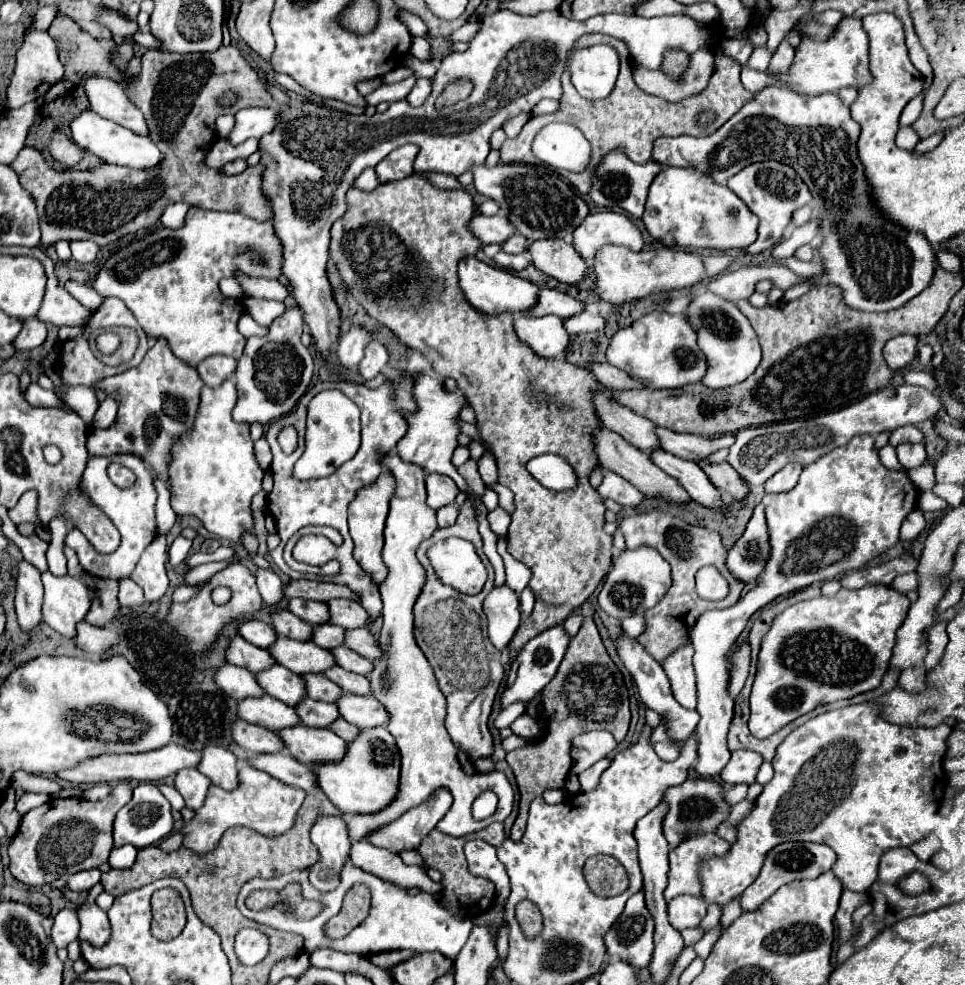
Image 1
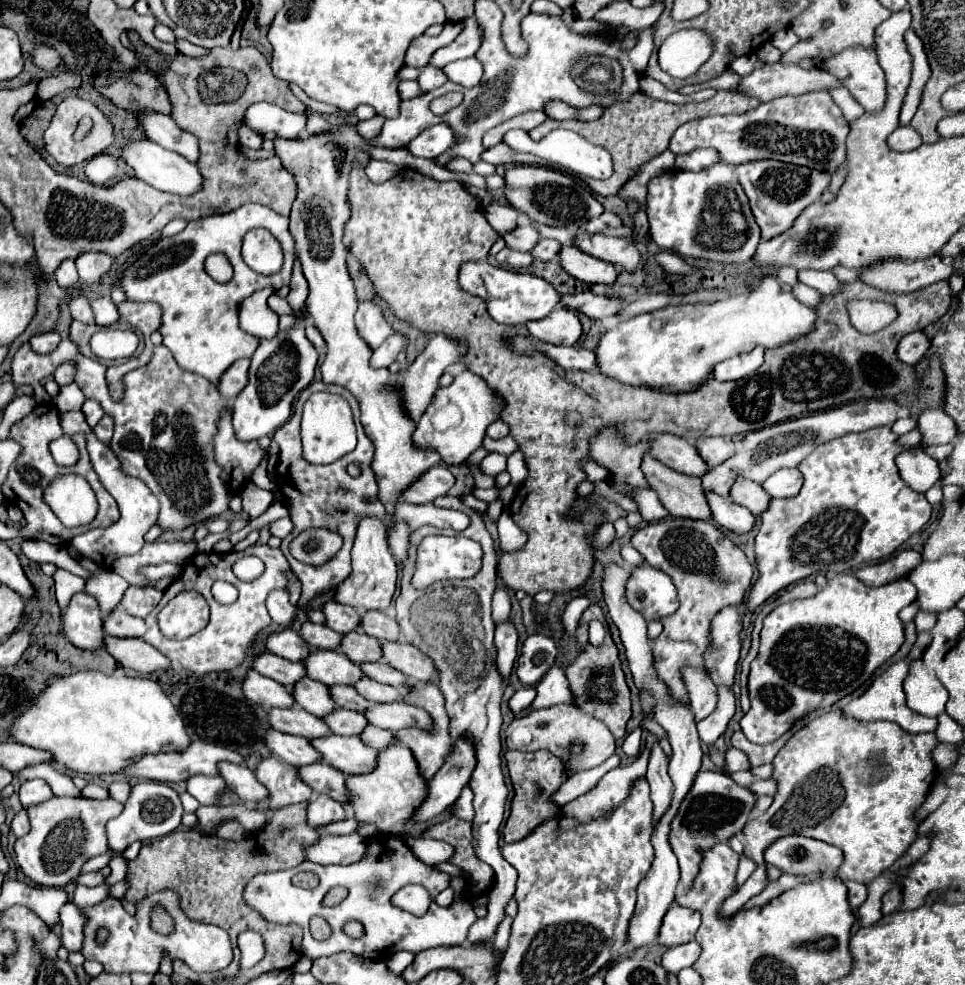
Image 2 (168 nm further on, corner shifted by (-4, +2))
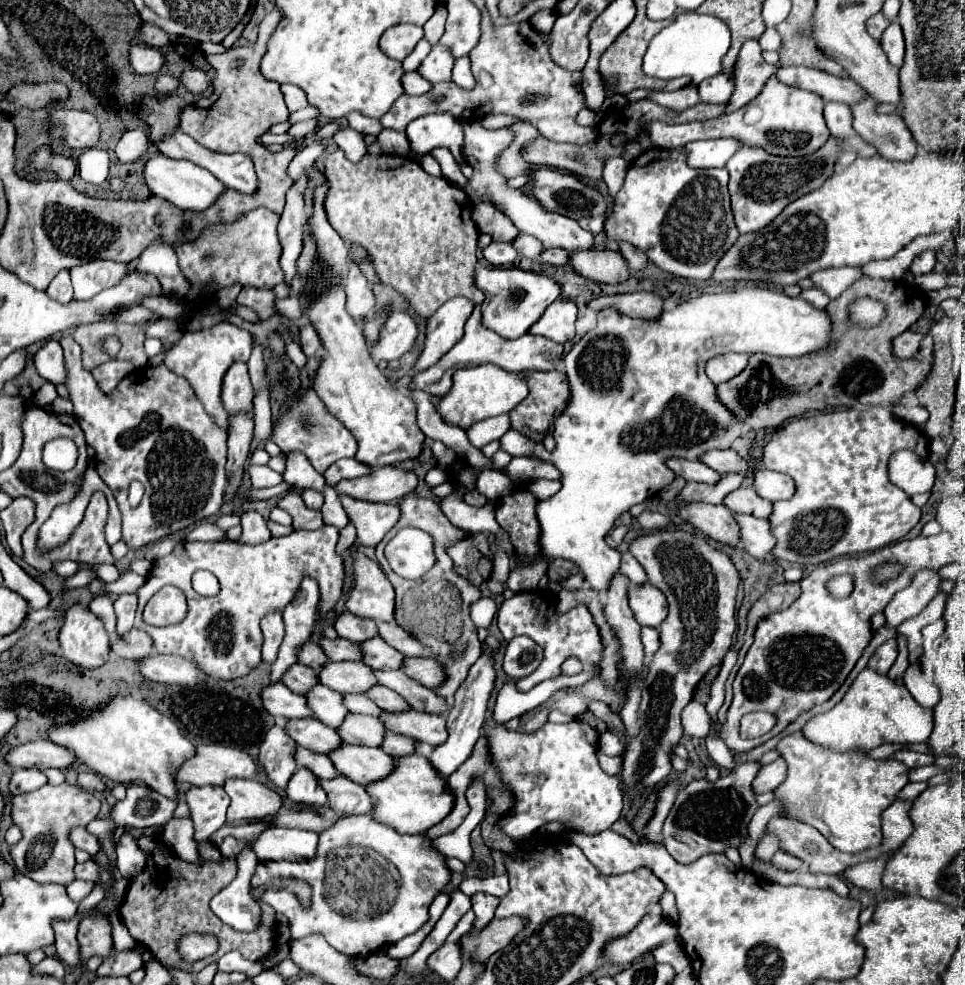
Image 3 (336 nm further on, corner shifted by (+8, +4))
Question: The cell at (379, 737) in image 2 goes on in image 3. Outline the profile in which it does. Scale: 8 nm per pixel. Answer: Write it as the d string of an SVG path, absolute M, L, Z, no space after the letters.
M386 733L386 739L382 743L382 749L388 751L388 755L400 759L406 755L412 755L416 751L416 741L398 733Z

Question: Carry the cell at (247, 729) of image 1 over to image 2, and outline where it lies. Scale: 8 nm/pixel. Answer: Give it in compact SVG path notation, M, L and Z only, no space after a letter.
M266 729L266 733L264 733L264 745L270 749L272 755L282 757L284 763L290 763L294 767L302 767L302 765L318 761L316 749L312 749L310 741L306 741L304 737L284 735L280 731Z

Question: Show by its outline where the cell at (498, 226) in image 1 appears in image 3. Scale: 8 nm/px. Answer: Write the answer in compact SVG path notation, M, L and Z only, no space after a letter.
M520 233L512 245L522 257L528 257L528 259L538 259L538 255L544 251L544 245L538 239L524 233Z

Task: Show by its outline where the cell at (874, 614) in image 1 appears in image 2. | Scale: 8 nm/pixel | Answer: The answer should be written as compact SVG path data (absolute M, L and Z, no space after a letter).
M840 573L828 579L828 585L810 599L796 599L778 605L766 619L760 631L760 651L752 661L748 691L752 707L742 717L740 727L748 741L766 745L786 733L796 719L812 713L818 707L830 707L838 699L850 695L866 683L904 643L904 623L898 613L916 599L916 587L908 579L898 579L882 587L866 587L852 573Z

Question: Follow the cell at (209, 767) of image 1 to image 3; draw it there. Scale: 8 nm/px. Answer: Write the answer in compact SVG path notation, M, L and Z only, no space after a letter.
M228 779L224 791L232 799L226 821L274 817L284 805L284 799L274 789L256 779Z

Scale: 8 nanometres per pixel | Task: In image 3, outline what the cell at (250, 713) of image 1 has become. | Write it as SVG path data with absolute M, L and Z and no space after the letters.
M290 719L288 733L292 735L292 739L296 739L296 743L300 747L306 747L306 749L310 749L314 753L322 753L322 755L328 755L342 745L340 735L318 719L302 719L302 721Z

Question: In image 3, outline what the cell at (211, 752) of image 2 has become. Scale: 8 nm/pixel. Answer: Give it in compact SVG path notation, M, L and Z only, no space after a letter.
M200 745L198 753L180 767L176 779L192 785L222 787L226 779L254 779L258 763L242 749L228 745Z

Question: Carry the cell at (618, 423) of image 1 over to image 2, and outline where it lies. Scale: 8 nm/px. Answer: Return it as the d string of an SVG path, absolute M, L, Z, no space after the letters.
M660 433L650 439L650 455L668 465L674 471L702 477L708 471L708 465L698 455L696 447L690 445L686 439Z

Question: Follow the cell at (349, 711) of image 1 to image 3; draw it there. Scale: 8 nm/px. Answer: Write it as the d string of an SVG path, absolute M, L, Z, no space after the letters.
M406 711L404 715L382 715L384 725L392 733L400 733L406 737L412 737L420 743L428 743L432 747L438 747L448 739L446 733L446 717L444 715L430 715L430 713L418 713L418 711Z

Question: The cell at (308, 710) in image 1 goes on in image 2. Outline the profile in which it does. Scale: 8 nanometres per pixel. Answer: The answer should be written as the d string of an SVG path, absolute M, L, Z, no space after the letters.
M334 709L330 715L324 717L324 723L336 735L360 735L360 729L364 729L364 725L368 725L368 721L362 713L348 711L348 709Z

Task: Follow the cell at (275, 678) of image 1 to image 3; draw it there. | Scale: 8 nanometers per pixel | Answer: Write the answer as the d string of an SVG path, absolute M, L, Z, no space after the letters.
M326 685L316 687L316 691L312 691L312 695L306 695L306 699L308 699L308 707L316 711L316 717L332 729L340 727L344 717L348 715L348 709L342 701L344 699L342 693L332 691Z

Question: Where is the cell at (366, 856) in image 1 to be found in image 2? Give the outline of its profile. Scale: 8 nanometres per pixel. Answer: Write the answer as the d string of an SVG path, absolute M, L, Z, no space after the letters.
M326 835L320 837L316 845L310 847L310 853L306 853L308 861L322 863L322 865L350 865L358 863L368 853L368 839L362 835Z

